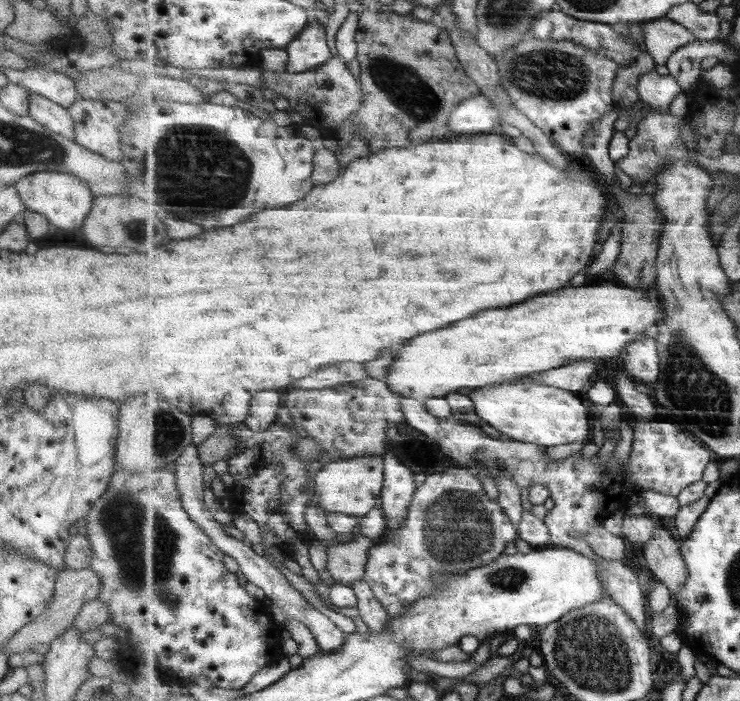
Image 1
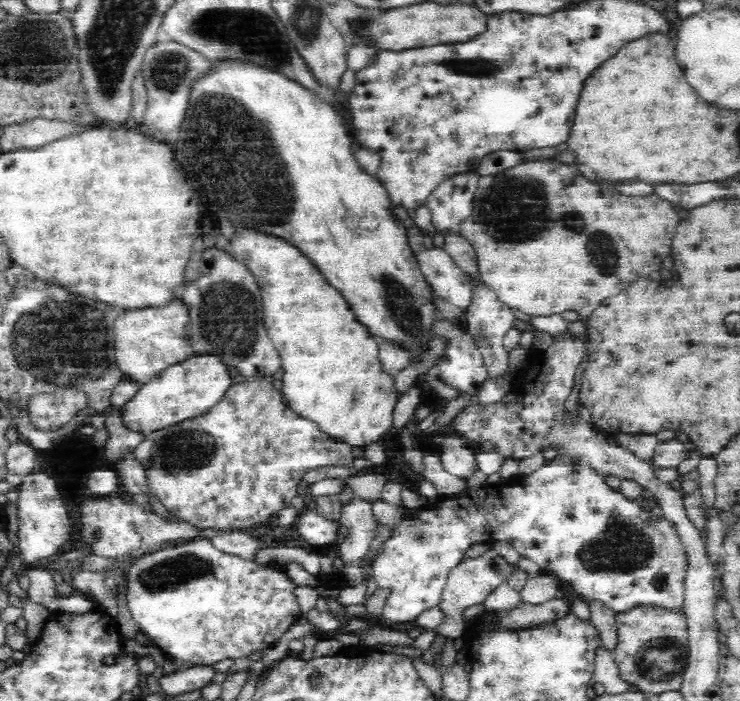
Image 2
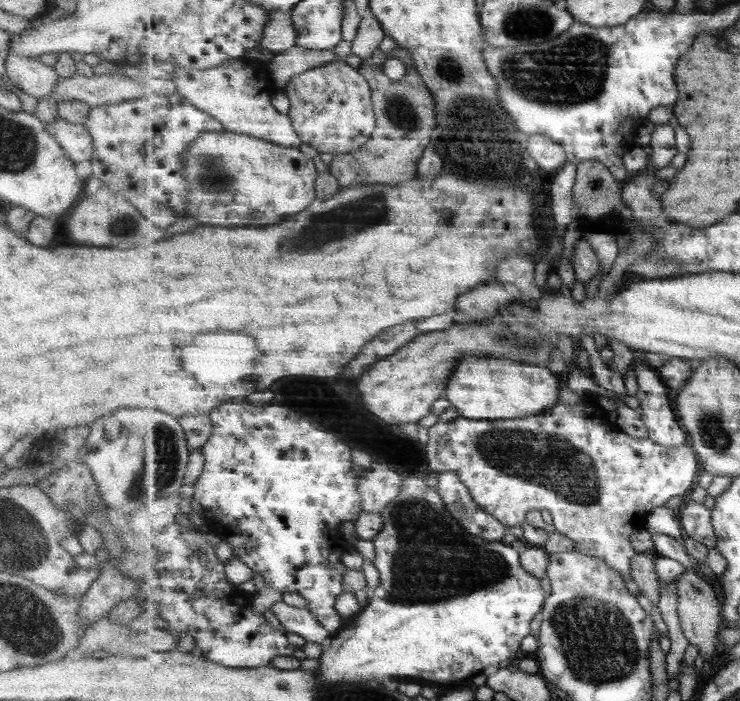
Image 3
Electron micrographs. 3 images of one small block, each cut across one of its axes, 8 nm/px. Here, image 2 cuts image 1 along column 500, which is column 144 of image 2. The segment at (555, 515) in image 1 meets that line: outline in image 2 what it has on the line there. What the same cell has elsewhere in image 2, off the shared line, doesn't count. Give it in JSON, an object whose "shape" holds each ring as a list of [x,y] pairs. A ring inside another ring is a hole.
{"shape":[[[248,377],[240,379],[240,384],[233,382],[224,398],[206,414],[155,430],[136,445],[134,453],[145,470],[149,492],[182,523],[223,532],[247,530],[266,523],[270,516],[290,505],[298,495],[302,476],[309,470],[322,466],[353,470],[356,456],[352,447],[332,440],[315,422],[286,406],[283,392],[278,392],[271,381],[269,377]]]}

